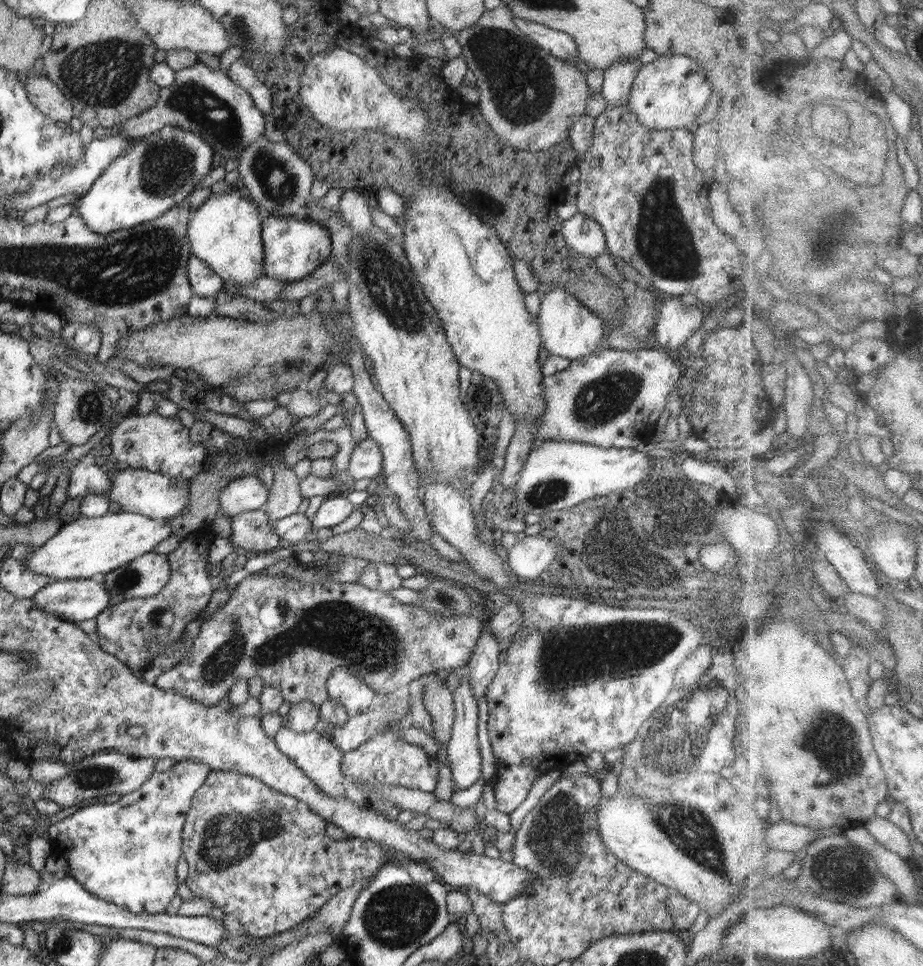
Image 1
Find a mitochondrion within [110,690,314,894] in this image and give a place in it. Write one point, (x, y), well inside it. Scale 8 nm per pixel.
(227, 839)

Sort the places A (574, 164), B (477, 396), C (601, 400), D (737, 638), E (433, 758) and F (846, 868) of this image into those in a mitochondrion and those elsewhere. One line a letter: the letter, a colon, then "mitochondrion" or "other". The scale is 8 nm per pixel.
A: other
B: other
C: mitochondrion
D: other
E: other
F: mitochondrion

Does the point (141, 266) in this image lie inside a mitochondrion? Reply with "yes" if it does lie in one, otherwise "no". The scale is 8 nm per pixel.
yes

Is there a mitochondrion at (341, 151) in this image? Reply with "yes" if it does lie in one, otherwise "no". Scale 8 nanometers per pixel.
no

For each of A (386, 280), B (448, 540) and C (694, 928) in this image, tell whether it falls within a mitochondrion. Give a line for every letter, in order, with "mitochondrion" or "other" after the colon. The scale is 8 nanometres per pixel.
A: mitochondrion
B: other
C: other

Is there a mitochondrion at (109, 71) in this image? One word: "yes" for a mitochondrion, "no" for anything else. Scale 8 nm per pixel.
yes

